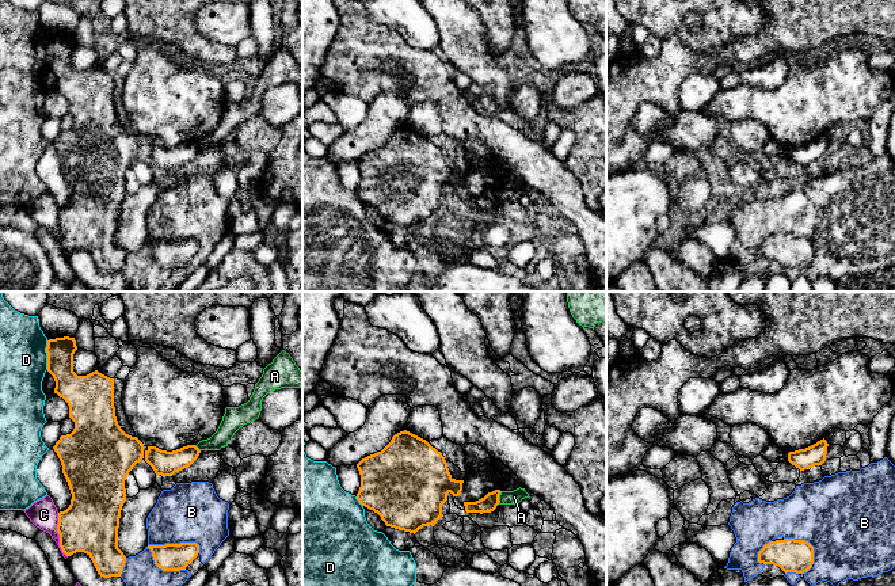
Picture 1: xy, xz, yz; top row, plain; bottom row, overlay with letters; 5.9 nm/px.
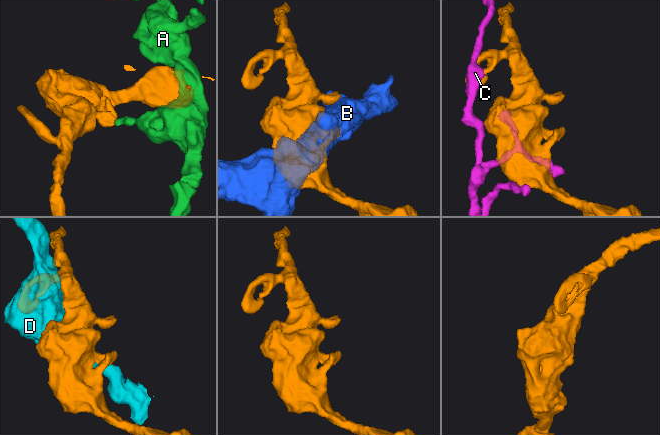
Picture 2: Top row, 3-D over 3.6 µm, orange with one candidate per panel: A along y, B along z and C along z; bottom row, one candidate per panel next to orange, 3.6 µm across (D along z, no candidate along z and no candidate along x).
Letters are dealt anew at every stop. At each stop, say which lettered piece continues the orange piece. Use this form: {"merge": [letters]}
{"merge": []}

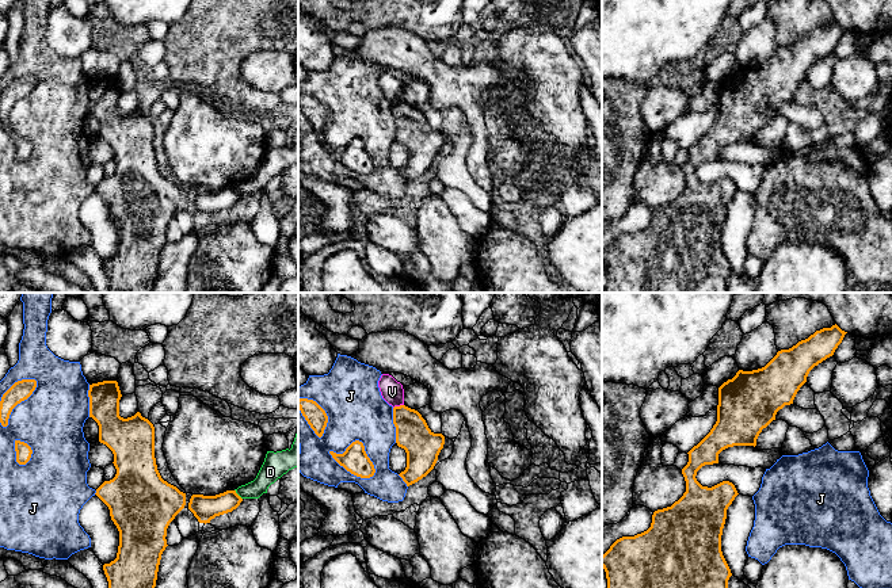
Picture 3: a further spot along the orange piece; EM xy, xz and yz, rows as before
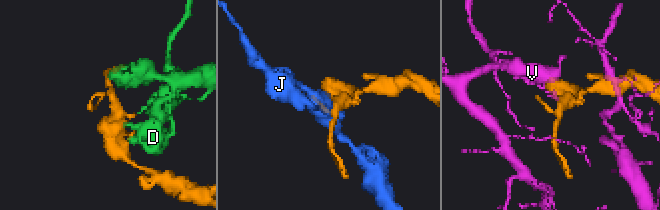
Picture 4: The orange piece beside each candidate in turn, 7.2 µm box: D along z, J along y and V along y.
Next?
{"merge": []}

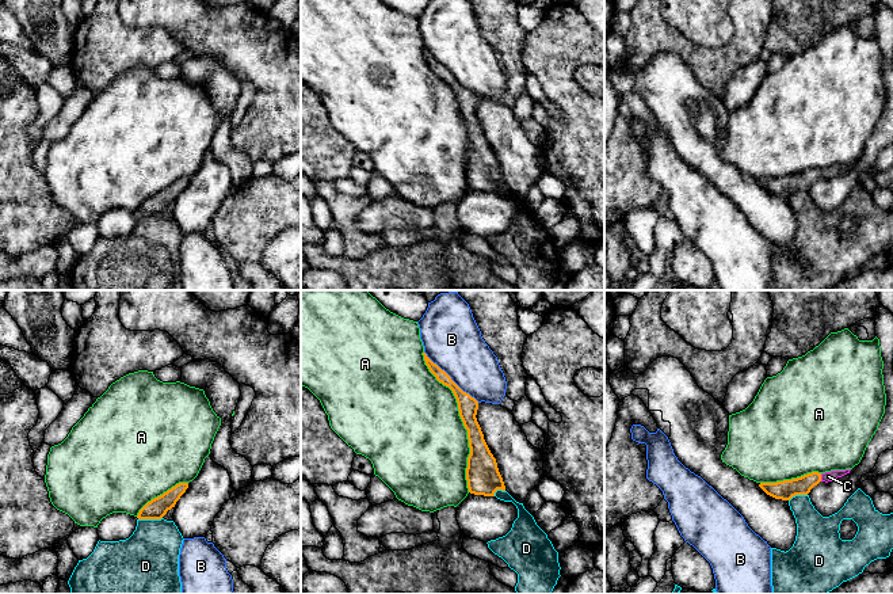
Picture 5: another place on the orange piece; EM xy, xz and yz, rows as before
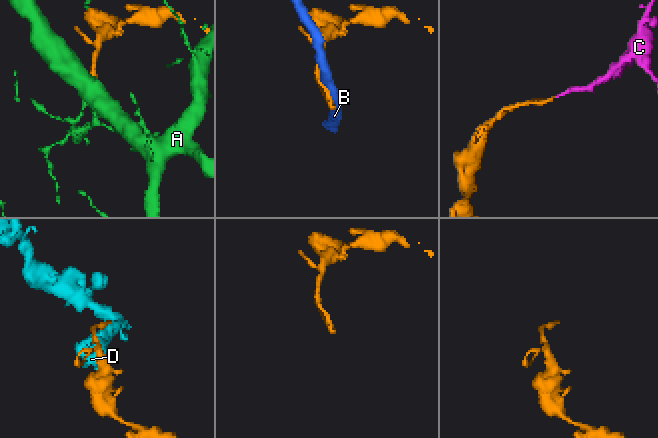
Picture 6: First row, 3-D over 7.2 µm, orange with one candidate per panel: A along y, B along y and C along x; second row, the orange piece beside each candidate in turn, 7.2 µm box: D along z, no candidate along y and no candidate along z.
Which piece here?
{"merge": ["C"]}

